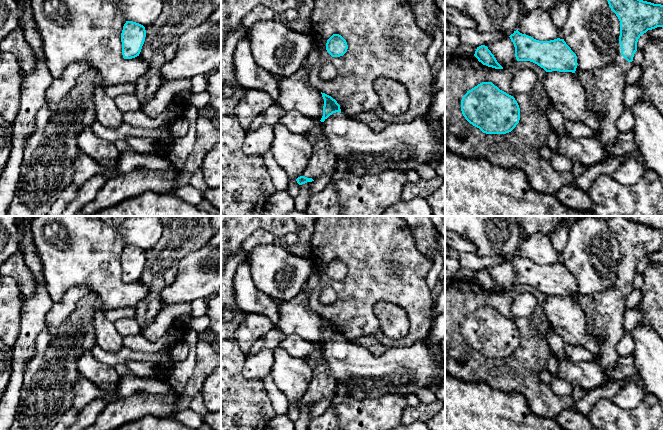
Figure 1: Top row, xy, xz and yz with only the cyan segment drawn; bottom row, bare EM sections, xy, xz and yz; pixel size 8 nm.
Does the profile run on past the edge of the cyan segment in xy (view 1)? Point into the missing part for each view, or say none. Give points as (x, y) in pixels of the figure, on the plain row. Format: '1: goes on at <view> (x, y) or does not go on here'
1: does not go on here

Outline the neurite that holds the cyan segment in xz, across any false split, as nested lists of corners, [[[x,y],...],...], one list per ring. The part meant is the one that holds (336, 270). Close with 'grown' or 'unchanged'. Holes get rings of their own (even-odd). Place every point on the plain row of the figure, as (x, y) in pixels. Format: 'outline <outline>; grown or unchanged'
outline [[[333,258],[326,267],[326,274],[332,281],[343,280],[348,273],[346,264],[339,258]]]; unchanged

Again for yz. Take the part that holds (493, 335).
outline [[[482,306],[467,315],[461,324],[465,343],[486,358],[511,356],[520,344],[515,322],[492,306]]]; unchanged

